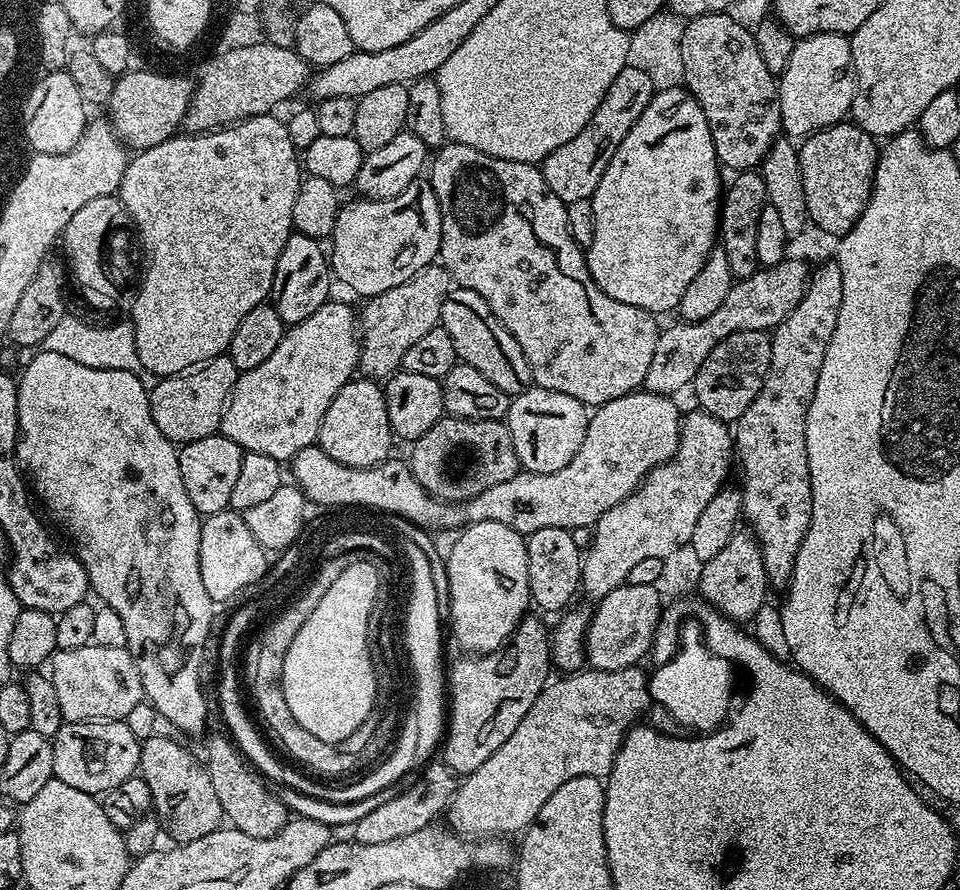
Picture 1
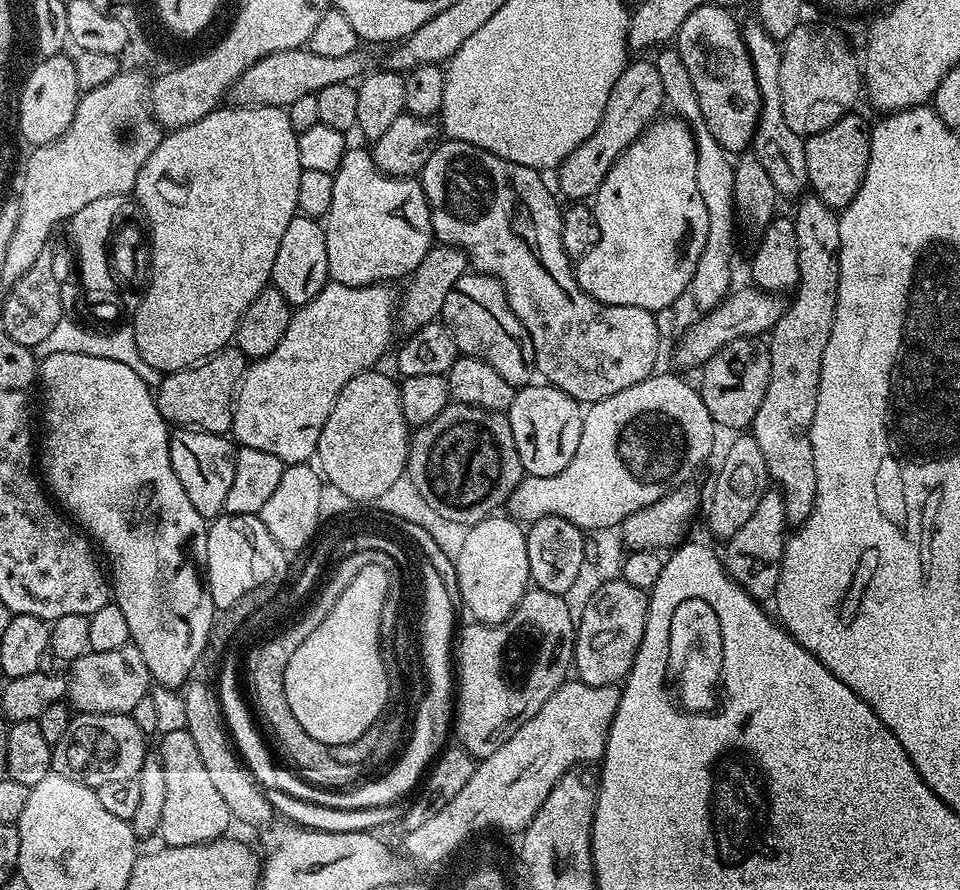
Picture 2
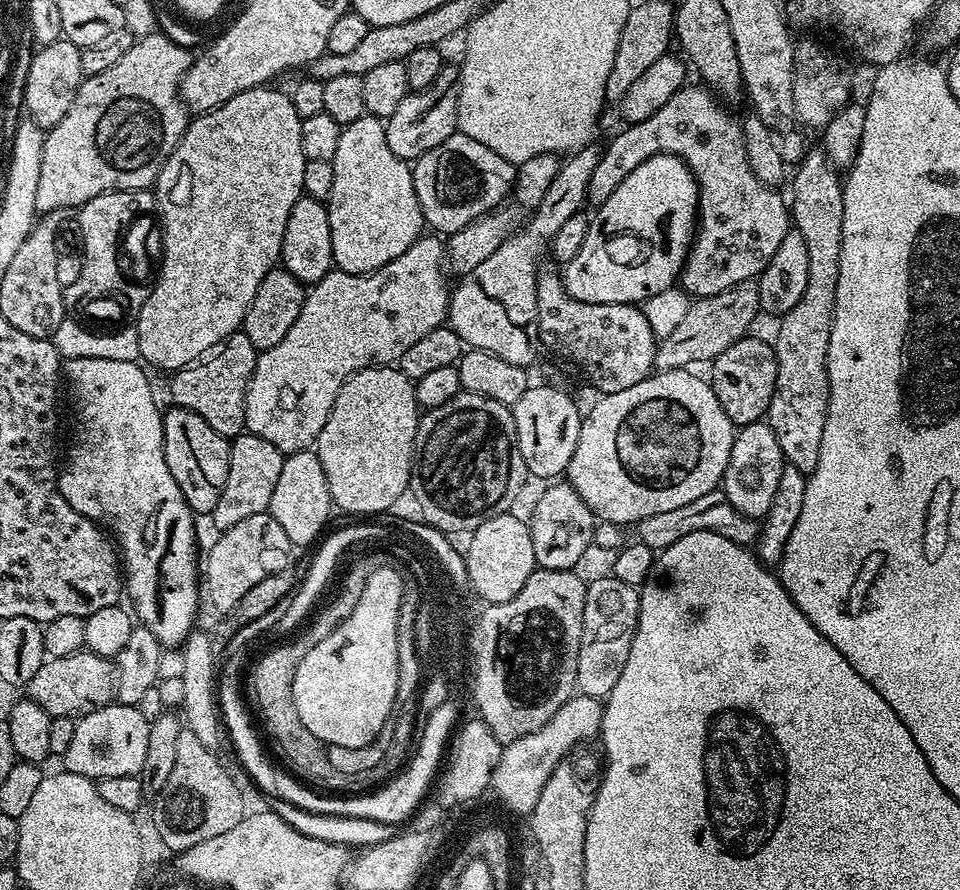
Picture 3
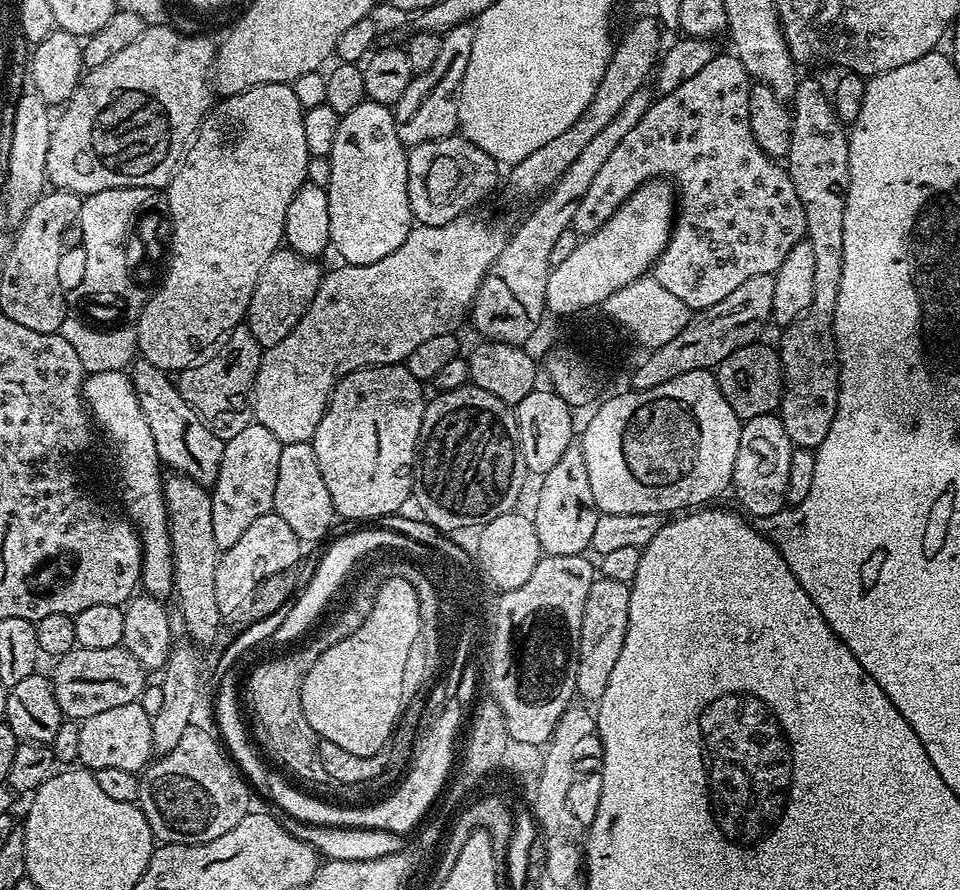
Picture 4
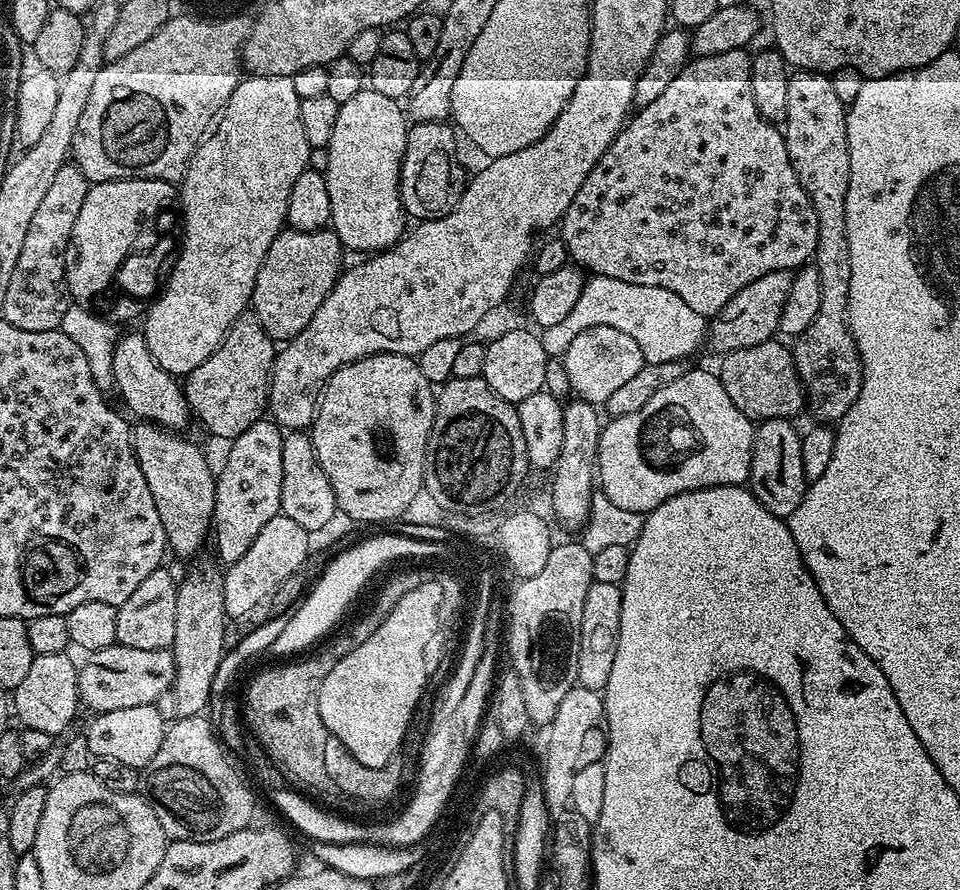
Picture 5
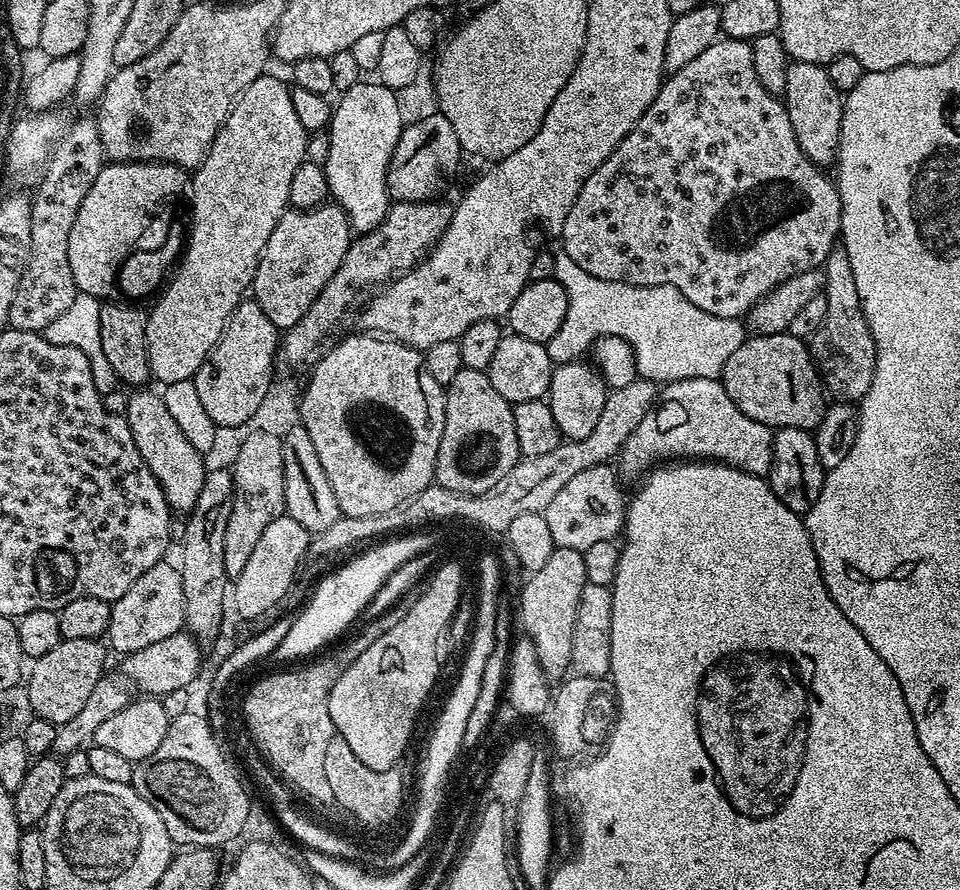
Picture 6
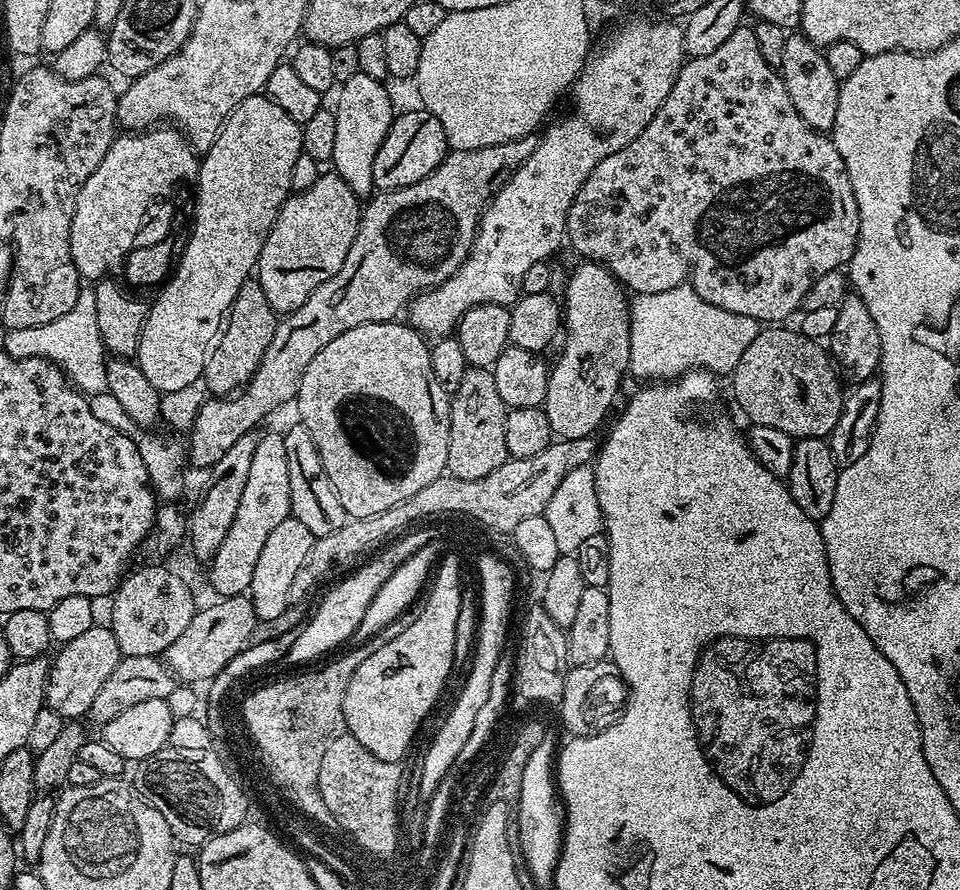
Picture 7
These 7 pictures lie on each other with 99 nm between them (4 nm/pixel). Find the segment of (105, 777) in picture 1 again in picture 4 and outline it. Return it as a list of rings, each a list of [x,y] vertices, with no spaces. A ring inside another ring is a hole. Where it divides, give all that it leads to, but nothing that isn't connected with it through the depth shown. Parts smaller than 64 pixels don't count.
[[[139,702],[96,714],[80,724],[79,763],[88,770],[117,769],[143,773],[154,756],[151,730],[152,717],[142,710]]]

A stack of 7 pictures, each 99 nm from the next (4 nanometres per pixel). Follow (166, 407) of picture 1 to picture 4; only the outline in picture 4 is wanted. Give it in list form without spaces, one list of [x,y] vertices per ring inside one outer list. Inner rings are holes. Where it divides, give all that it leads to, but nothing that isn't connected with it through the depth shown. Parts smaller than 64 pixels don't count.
[[[246,326],[234,331],[219,345],[215,354],[192,368],[185,368],[178,376],[178,387],[182,398],[210,426],[219,440],[234,438],[254,422],[252,415],[252,391],[258,374],[262,349],[254,334]]]

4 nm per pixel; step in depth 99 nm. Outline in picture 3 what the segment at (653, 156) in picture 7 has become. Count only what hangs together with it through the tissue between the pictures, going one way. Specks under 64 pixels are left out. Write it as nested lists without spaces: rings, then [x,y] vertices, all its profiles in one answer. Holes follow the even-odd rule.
[[[685,86],[678,89],[670,98],[670,102],[662,106],[662,110],[654,110],[650,118],[639,120],[637,124],[624,126],[608,145],[605,143],[598,166],[594,166],[594,174],[590,174],[587,198],[587,203],[592,206],[606,202],[606,198],[610,198],[614,190],[618,190],[618,182],[622,182],[622,178],[626,178],[630,170],[642,166],[646,158],[670,154],[682,160],[696,179],[696,187],[700,189],[698,223],[678,281],[679,287],[692,298],[722,294],[734,286],[759,277],[766,262],[774,258],[774,250],[778,250],[782,238],[786,238],[790,231],[790,208],[785,197],[783,200],[777,189],[758,182],[758,178],[754,178],[754,170],[750,170],[741,121],[735,120],[707,87],[699,87]]]

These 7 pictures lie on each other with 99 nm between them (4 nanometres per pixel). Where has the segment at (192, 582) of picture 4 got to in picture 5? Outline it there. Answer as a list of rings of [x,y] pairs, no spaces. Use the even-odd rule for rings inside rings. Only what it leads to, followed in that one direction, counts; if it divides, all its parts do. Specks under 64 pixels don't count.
[[[140,422],[137,425],[132,428],[132,449],[142,475],[146,477],[146,486],[150,486],[150,494],[154,494],[154,506],[158,506],[158,518],[162,518],[168,547],[180,556],[192,556],[207,540],[209,543],[210,533],[214,528],[212,515],[216,501],[217,473],[206,466],[203,447],[199,443],[191,444],[184,434],[171,428],[161,428],[159,424]]]

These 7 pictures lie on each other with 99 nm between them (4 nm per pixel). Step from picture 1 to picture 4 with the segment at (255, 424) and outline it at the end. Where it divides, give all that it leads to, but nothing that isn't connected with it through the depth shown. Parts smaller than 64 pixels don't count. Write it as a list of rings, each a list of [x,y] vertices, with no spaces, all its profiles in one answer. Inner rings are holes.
[[[465,214],[442,226],[413,227],[411,234],[394,254],[386,254],[378,262],[345,264],[333,272],[325,271],[320,278],[314,302],[302,314],[298,326],[274,346],[263,349],[258,374],[252,391],[252,415],[255,423],[266,426],[281,444],[311,441],[328,400],[343,376],[360,368],[374,368],[378,364],[404,364],[417,346],[426,338],[438,334],[455,333],[456,327],[472,311],[478,290],[490,266],[504,249],[509,233],[492,220],[483,220],[477,214]]]

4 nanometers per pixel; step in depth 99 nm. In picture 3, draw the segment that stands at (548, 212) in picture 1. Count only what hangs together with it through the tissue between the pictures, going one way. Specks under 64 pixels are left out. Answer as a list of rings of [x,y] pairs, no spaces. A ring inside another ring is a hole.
[[[457,134],[418,157],[411,170],[425,225],[433,233],[451,234],[465,228],[475,217],[485,216],[503,204],[514,187],[518,168],[502,158],[502,154],[494,154],[490,146],[482,146],[482,142],[474,142],[474,138]],[[541,271],[536,278],[536,318],[538,321],[538,340],[553,352],[553,357],[561,356],[569,360],[574,367],[597,388],[597,393],[627,390],[629,386],[638,386],[647,376],[651,376],[656,362],[658,338],[650,330],[643,311],[635,304],[587,304],[570,298],[564,288],[559,271]]]

